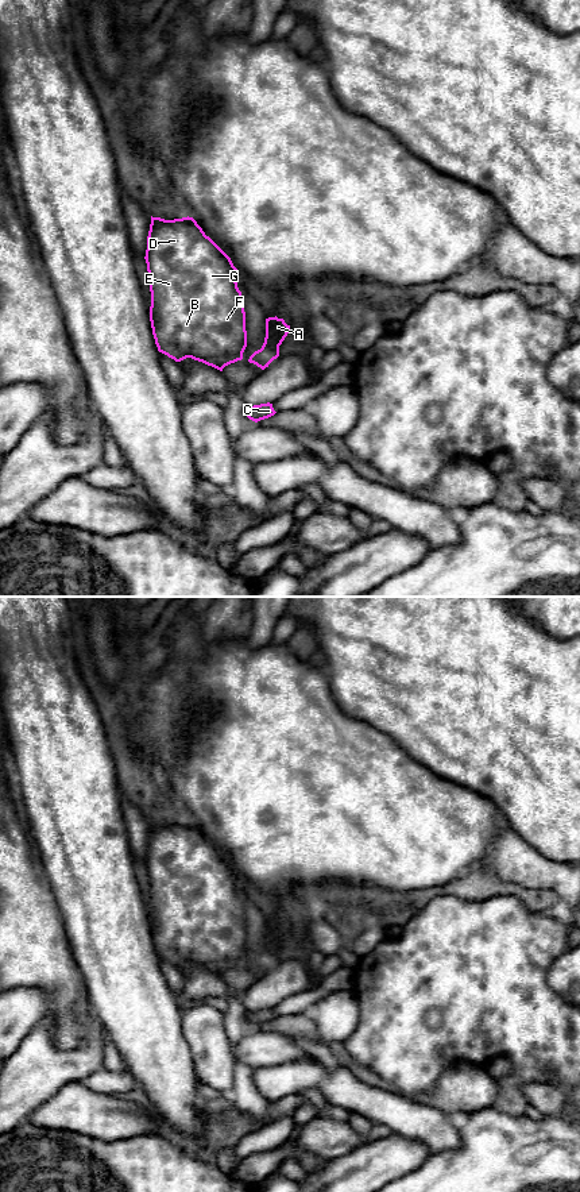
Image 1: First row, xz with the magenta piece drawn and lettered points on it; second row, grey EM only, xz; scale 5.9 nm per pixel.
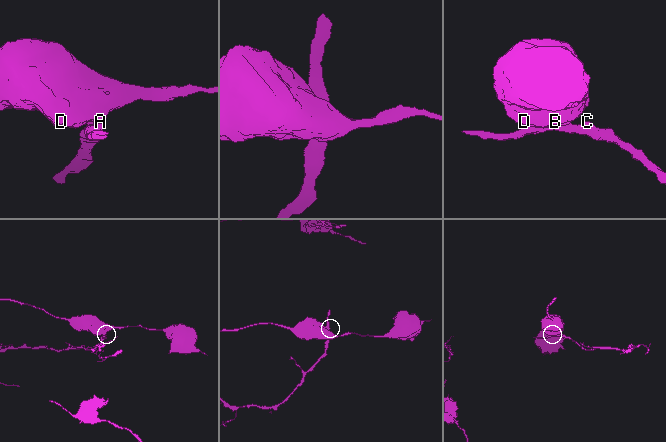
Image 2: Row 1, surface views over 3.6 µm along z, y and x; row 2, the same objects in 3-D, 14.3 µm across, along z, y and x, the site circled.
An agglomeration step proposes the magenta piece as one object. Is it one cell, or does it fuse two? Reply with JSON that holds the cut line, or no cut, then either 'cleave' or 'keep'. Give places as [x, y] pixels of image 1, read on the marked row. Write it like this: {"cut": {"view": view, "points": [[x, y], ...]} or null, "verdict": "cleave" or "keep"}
{"cut": {"view": "xz", "points": [[265, 338], [265, 344], [270, 350], [278, 348]]}, "verdict": "cleave"}

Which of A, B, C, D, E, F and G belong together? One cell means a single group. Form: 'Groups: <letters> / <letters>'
Groups: A C / B D E F G

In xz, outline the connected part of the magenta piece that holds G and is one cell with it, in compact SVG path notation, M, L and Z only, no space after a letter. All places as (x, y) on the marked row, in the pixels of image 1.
M151 216L146 263L150 278L150 321L158 351L181 362L186 358L220 371L243 359L247 347L245 312L231 258L193 217L165 220Z

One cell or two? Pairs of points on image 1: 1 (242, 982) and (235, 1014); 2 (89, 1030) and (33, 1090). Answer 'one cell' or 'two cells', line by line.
1: one cell
2: one cell

